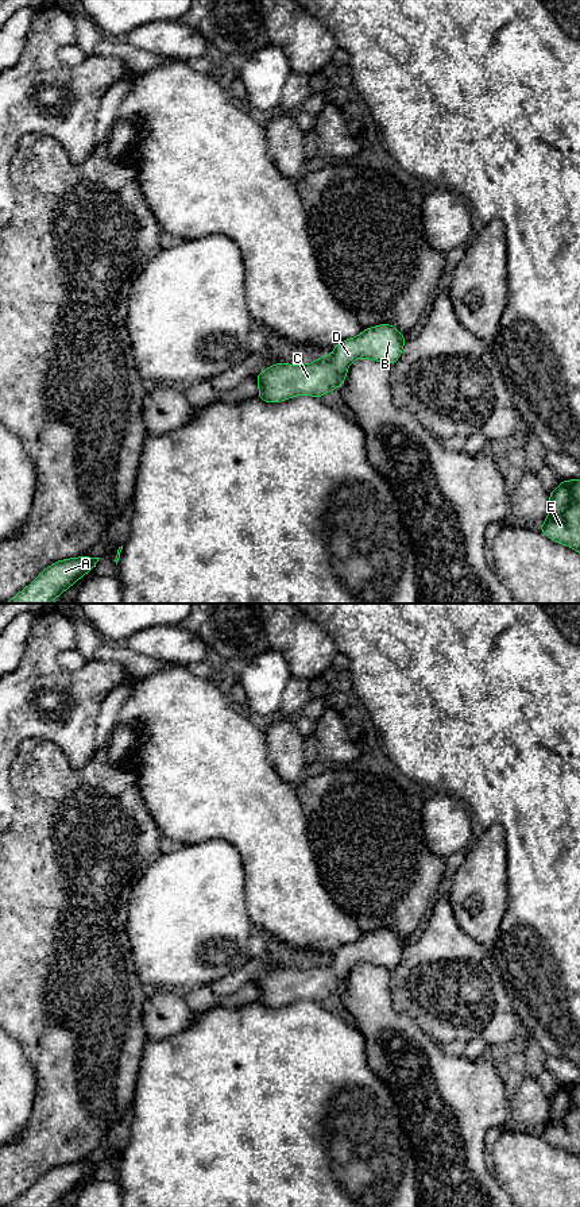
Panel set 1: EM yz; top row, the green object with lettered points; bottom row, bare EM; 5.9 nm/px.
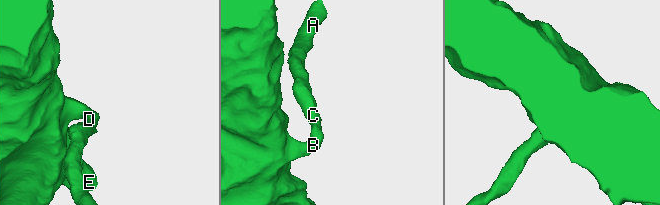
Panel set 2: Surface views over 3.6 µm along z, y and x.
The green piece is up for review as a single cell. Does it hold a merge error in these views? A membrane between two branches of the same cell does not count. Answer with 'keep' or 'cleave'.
keep

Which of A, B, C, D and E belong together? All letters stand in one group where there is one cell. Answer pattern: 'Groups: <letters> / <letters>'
Groups: A B C D E

